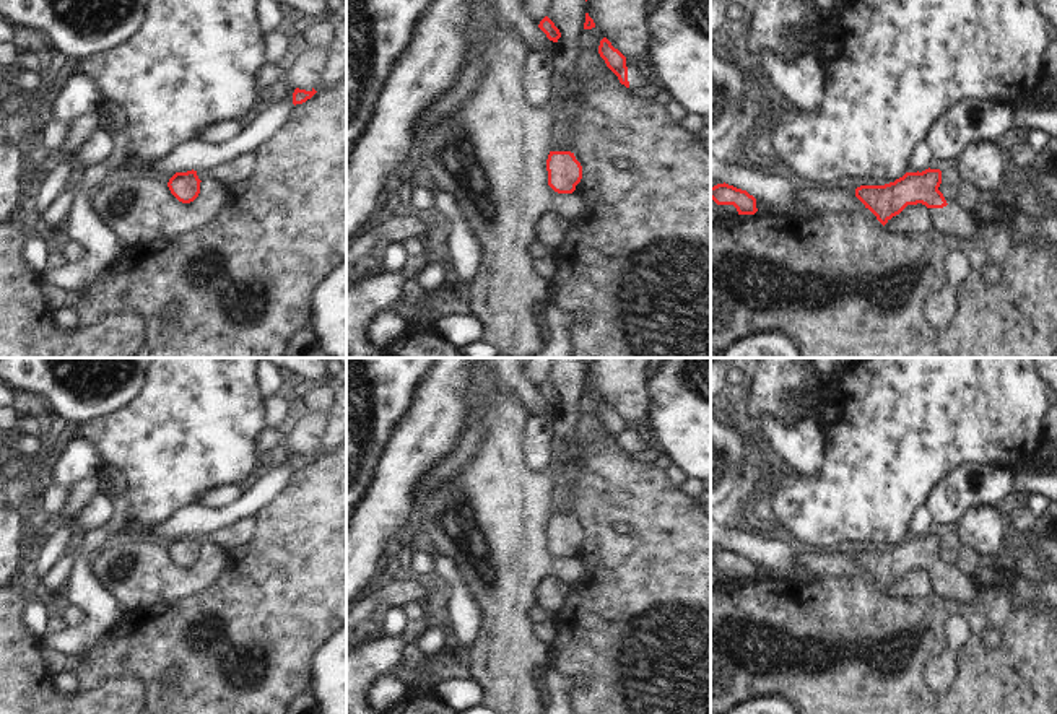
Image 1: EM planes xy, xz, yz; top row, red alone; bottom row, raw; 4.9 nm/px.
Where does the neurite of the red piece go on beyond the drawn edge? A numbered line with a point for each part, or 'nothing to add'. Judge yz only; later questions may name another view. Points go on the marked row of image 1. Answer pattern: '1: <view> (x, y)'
1: yz (953, 218)

